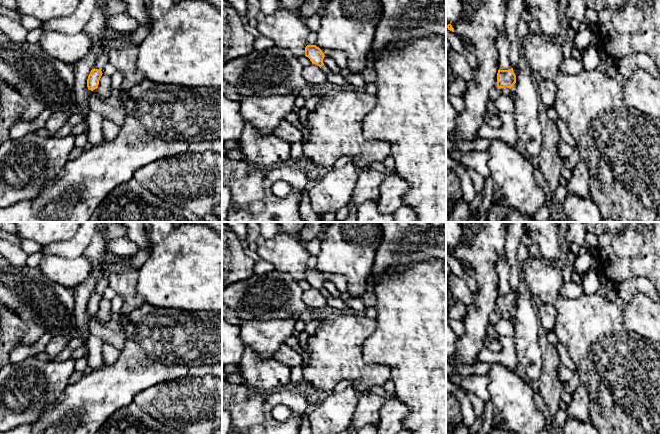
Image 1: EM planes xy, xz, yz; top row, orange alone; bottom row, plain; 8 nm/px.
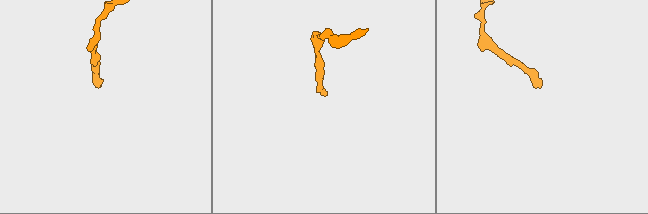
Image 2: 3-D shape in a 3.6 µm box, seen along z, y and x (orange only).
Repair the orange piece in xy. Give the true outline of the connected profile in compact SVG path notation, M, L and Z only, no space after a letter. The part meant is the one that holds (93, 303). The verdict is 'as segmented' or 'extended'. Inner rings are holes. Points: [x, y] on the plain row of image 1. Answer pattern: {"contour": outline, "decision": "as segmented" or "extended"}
{"contour": "M92 293L88 303L87 303L87 311L89 314L93 315L98 312L99 304L102 300L102 295L98 293Z", "decision": "as segmented"}

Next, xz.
{"contour": "M307 269L305 271L305 280L310 283L312 288L319 290L326 299L327 305L337 309L347 309L348 306L345 301L340 298L333 297L328 291L323 287L325 281L322 274L316 269Z", "decision": "extended"}

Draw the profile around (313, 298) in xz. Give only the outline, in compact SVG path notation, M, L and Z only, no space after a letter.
M315 288L303 291L302 300L309 307L309 309L322 308L327 305L323 294Z

